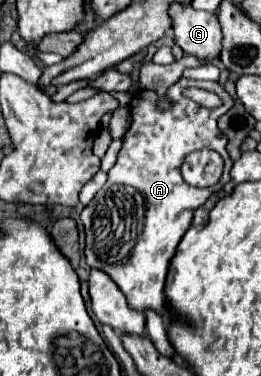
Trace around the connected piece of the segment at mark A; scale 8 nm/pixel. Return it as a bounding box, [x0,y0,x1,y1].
[81,77,233,323]

